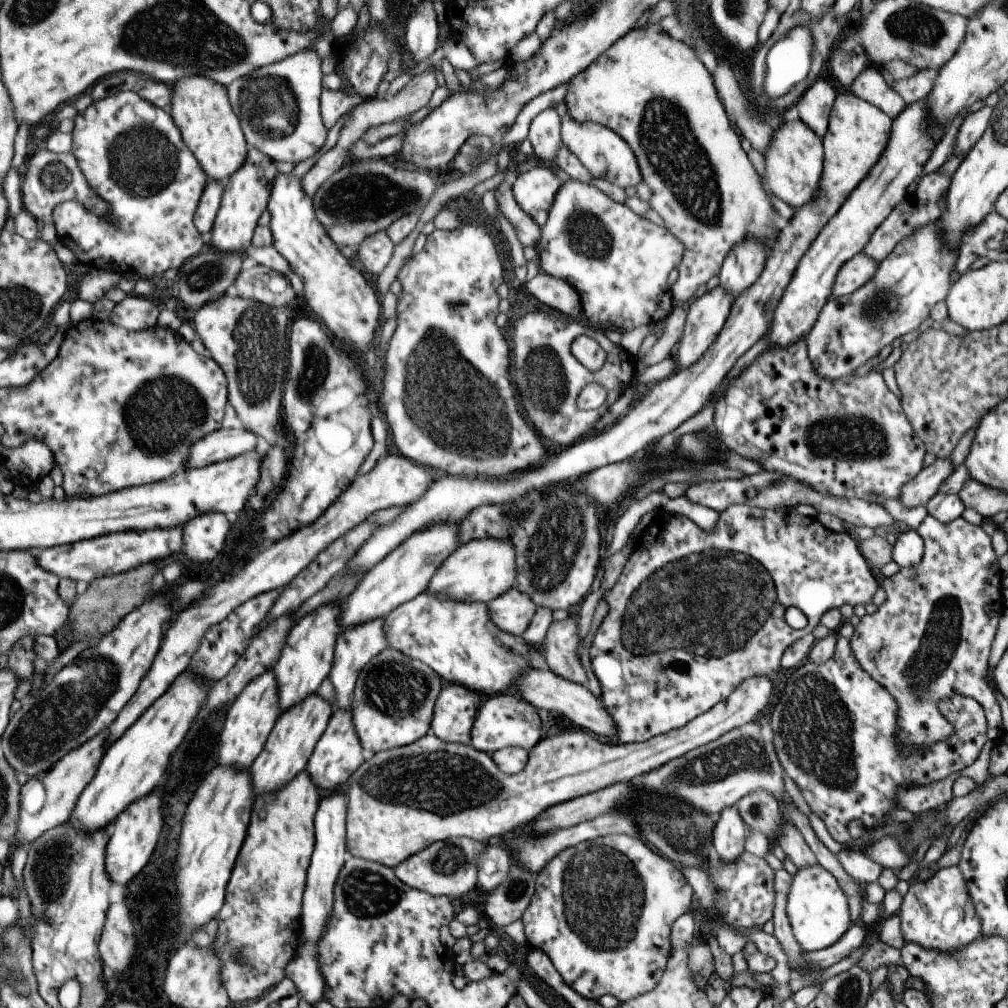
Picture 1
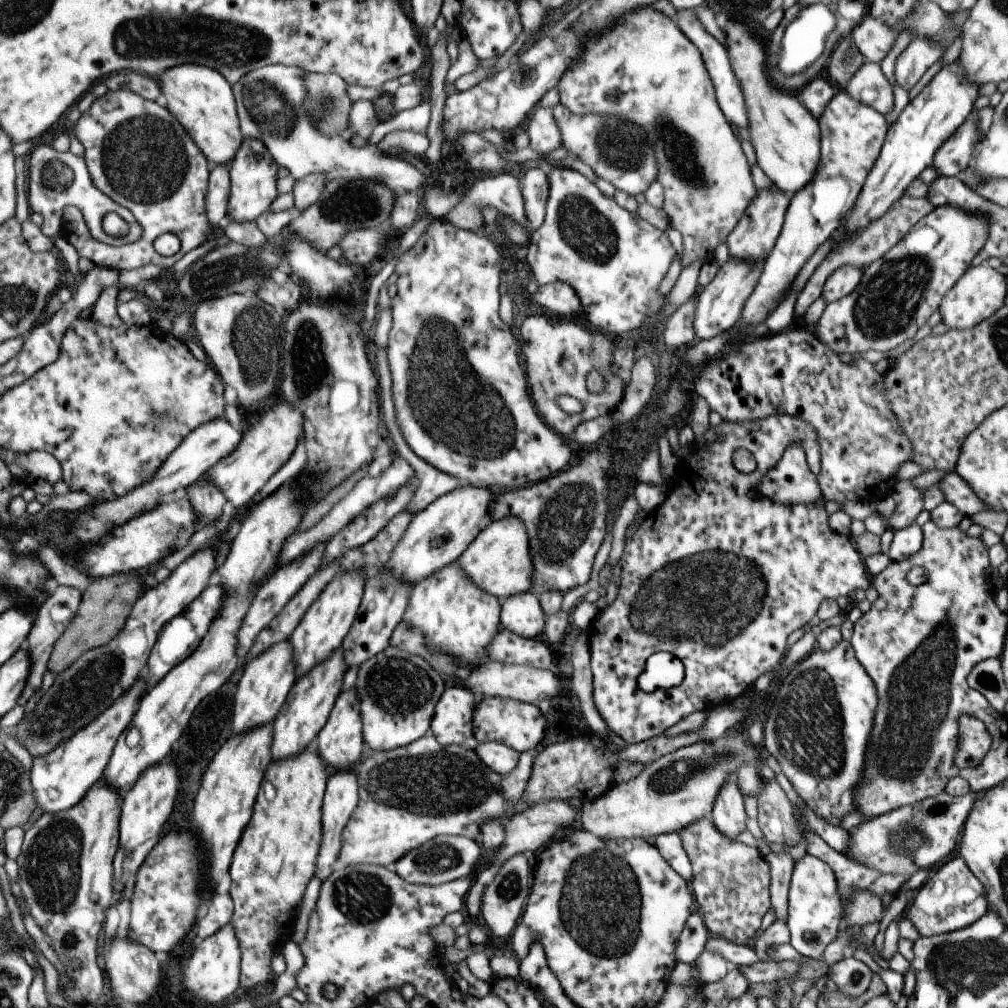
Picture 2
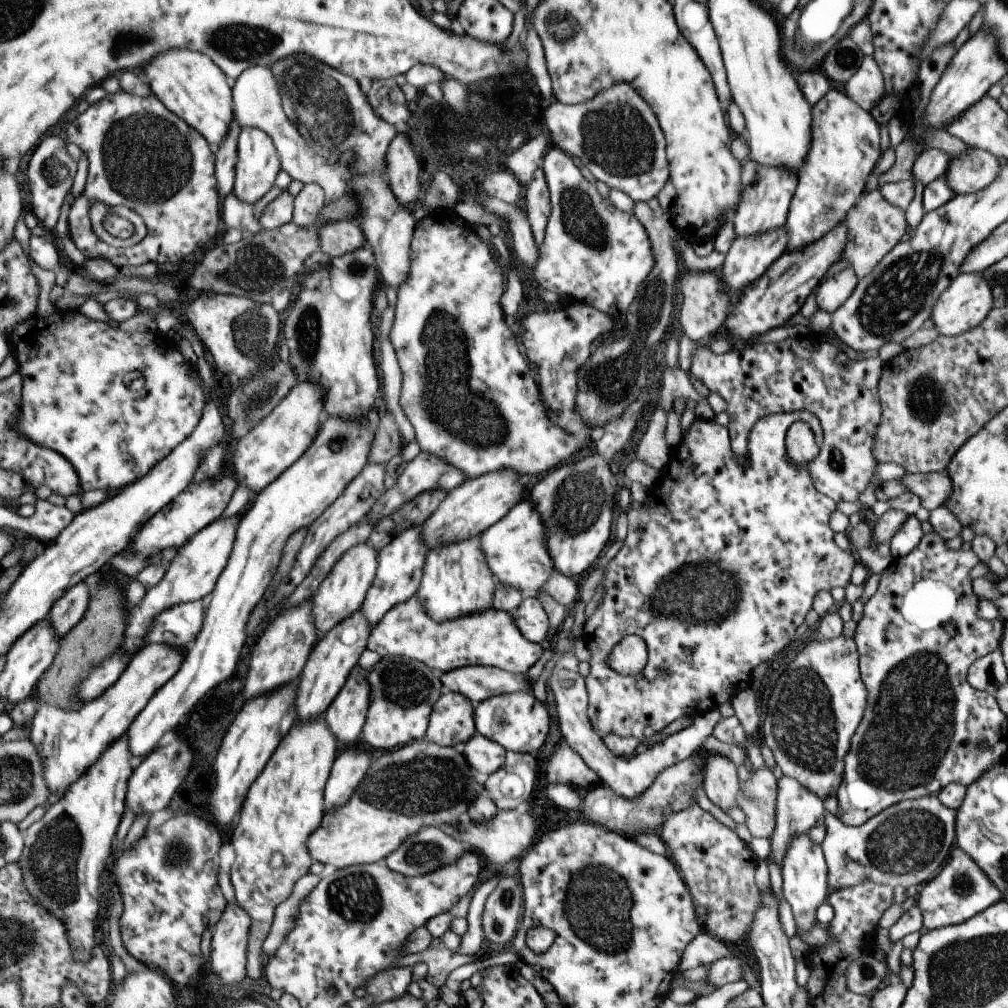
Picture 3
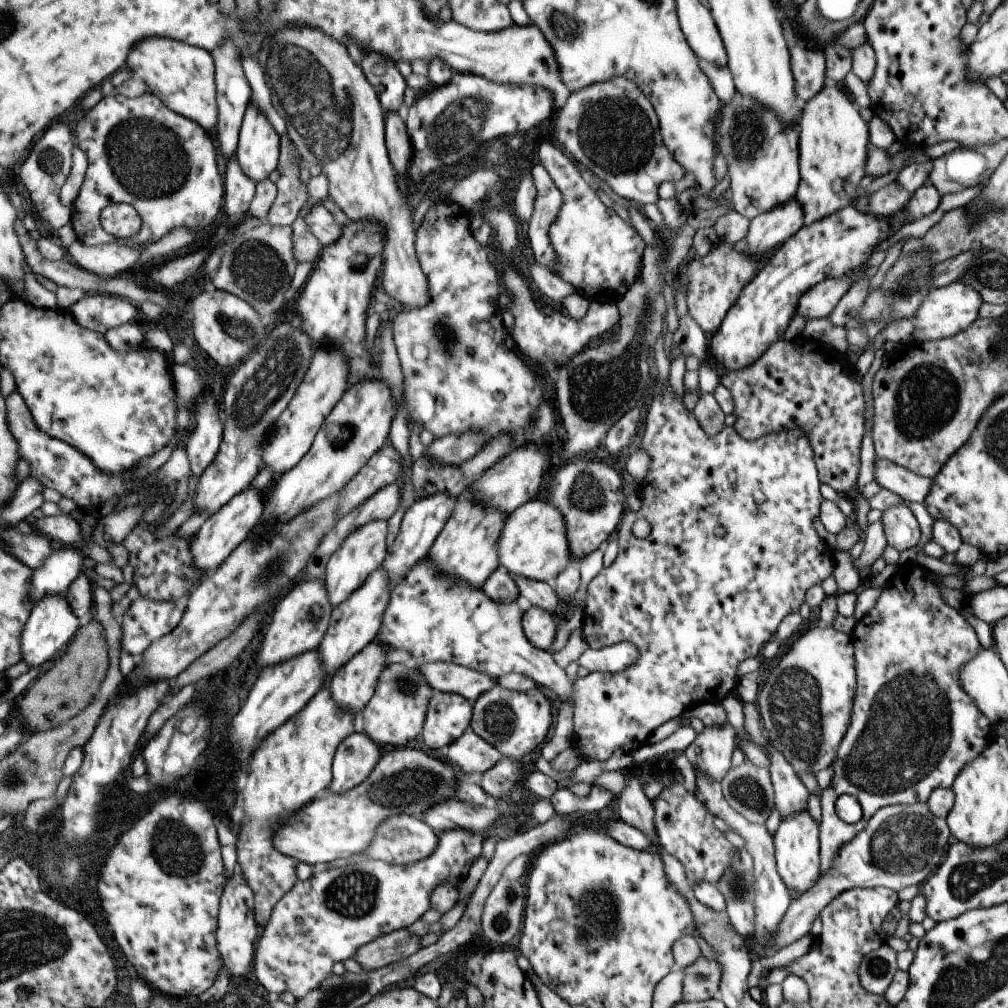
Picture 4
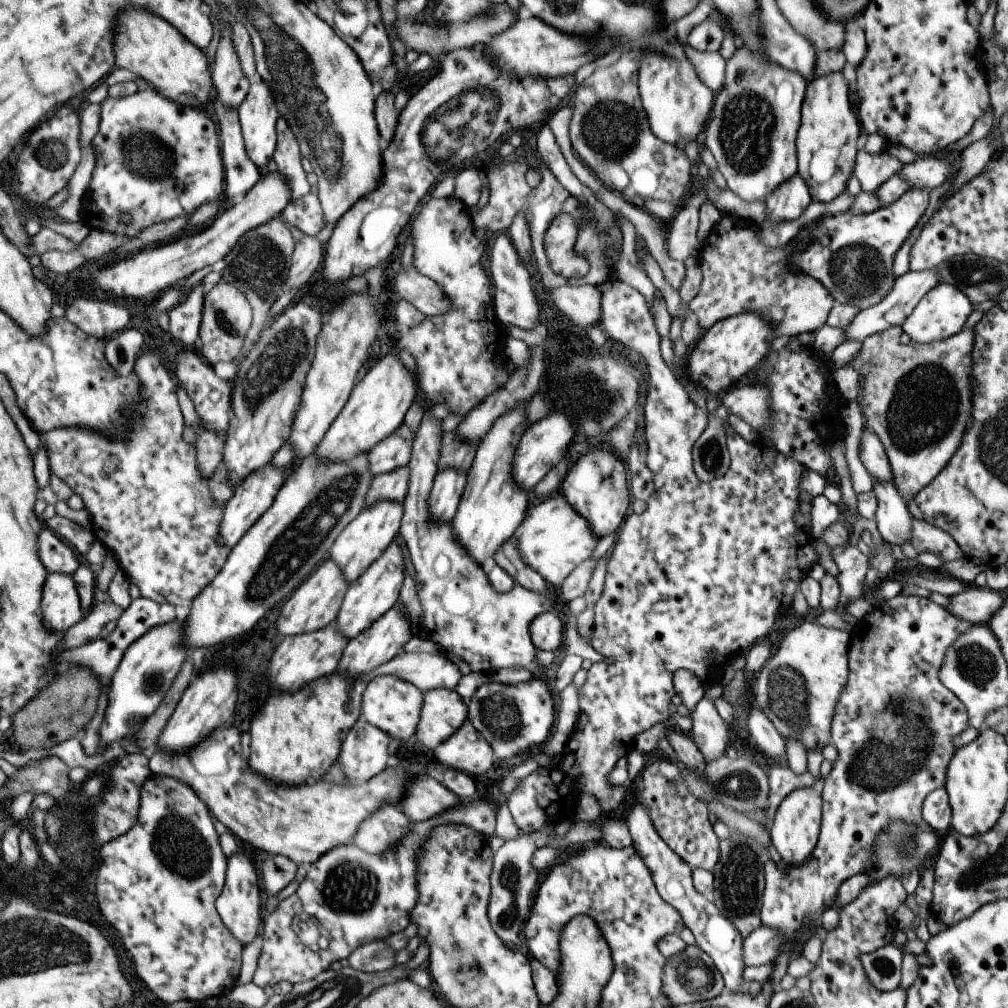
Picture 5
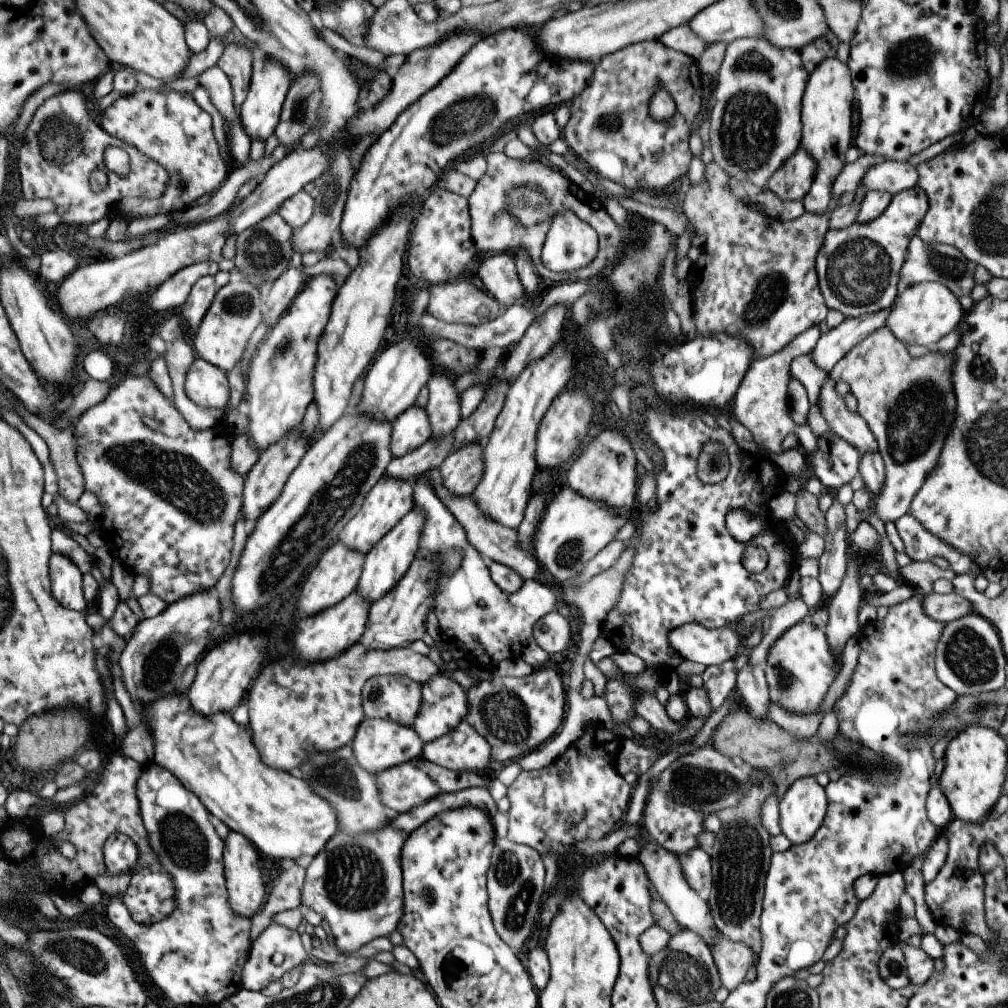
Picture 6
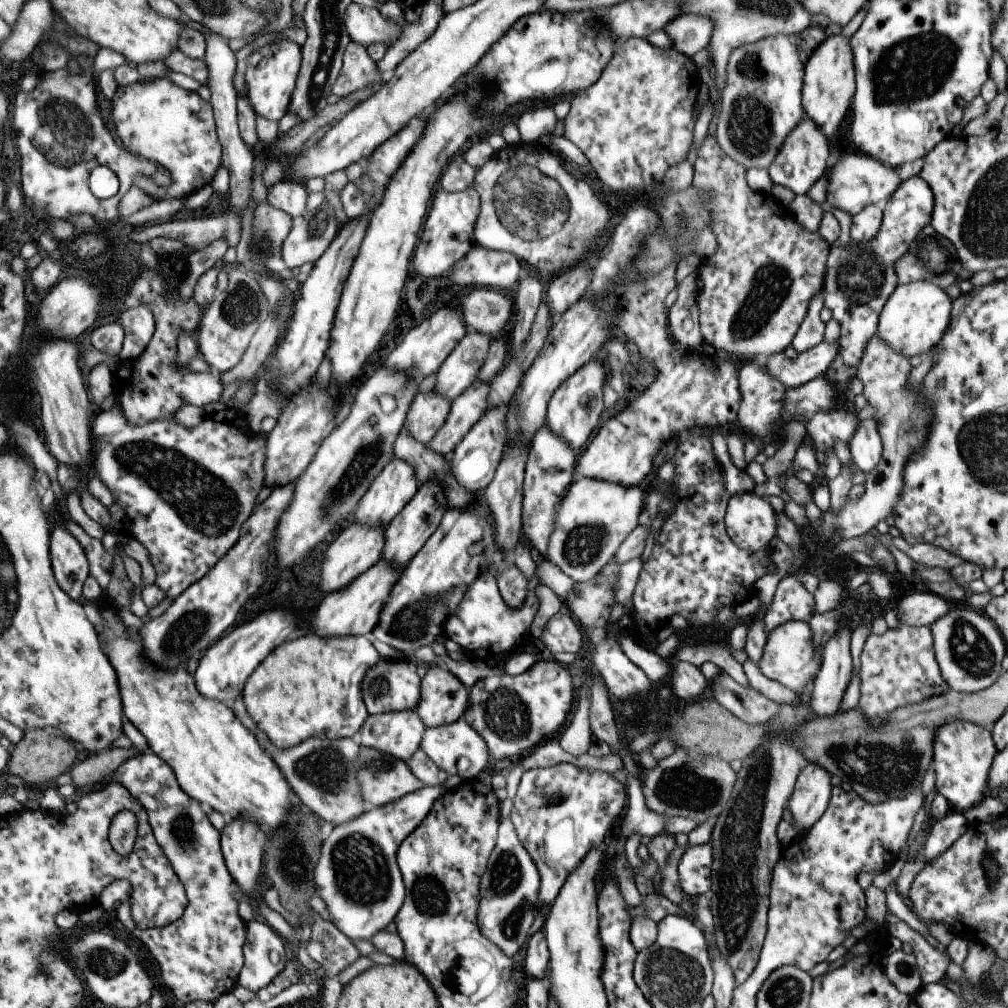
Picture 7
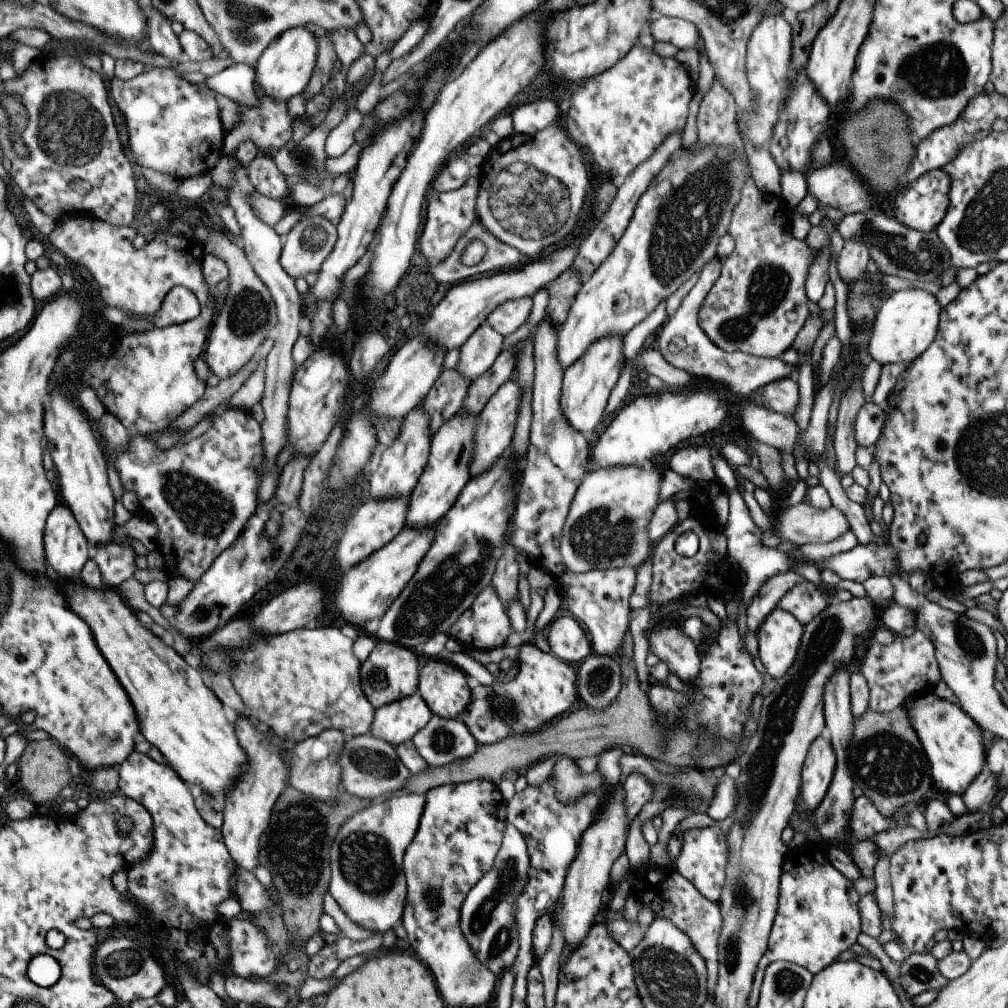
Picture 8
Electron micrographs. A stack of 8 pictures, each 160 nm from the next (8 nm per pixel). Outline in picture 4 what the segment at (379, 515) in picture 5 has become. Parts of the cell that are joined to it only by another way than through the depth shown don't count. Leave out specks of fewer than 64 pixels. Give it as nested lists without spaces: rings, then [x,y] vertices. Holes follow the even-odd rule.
[[[371,520],[363,528],[357,528],[329,560],[325,580],[329,602],[333,604],[333,608],[337,608],[337,606],[341,606],[345,601],[348,601],[353,594],[365,586],[368,578],[384,563],[384,559],[387,557],[386,532],[387,522],[385,520]]]

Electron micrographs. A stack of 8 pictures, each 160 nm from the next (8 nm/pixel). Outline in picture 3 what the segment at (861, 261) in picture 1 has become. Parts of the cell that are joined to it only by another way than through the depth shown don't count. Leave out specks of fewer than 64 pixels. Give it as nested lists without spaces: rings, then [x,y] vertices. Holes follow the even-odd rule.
[[[851,268],[843,269],[834,277],[823,278],[815,288],[815,304],[817,310],[831,314],[853,292],[858,278]]]

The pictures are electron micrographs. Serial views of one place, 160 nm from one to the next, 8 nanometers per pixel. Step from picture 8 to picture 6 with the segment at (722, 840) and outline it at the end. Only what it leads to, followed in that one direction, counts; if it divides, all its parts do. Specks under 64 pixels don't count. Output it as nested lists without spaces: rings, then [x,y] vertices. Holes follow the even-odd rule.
[[[699,847],[677,856],[683,880],[695,894],[705,896],[712,885],[710,858]]]

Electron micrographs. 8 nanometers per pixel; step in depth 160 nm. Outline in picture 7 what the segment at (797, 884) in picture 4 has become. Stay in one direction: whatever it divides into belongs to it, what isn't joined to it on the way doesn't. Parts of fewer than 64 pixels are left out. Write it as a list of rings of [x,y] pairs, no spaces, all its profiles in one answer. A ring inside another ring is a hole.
[[[806,763],[796,776],[786,807],[800,828],[810,828],[827,808],[832,787],[829,777],[825,769],[813,763]]]

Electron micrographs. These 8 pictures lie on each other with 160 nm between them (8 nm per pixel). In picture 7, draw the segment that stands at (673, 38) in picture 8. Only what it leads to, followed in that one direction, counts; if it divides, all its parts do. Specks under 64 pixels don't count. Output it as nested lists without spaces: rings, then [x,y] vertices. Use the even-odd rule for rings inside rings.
[[[679,13],[662,30],[672,40],[671,48],[691,58],[695,52],[707,48],[712,22],[709,17],[691,13]]]

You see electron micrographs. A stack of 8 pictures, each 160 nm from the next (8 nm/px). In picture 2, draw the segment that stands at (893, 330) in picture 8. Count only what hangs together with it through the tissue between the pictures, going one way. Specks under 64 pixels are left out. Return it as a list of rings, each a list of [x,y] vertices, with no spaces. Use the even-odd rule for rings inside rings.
[[[985,264],[971,265],[941,300],[938,307],[939,315],[941,315],[940,322],[948,329],[971,329],[974,325],[989,319],[1005,305],[1005,294],[1006,285],[1002,270],[993,270]]]

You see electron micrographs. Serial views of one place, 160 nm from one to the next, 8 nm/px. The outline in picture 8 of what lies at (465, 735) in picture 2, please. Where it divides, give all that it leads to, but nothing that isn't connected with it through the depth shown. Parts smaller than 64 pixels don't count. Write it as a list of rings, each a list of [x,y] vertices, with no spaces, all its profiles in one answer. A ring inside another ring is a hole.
[[[427,655],[422,663],[416,692],[433,715],[459,718],[470,701],[470,689],[465,678],[466,675],[451,662]]]

